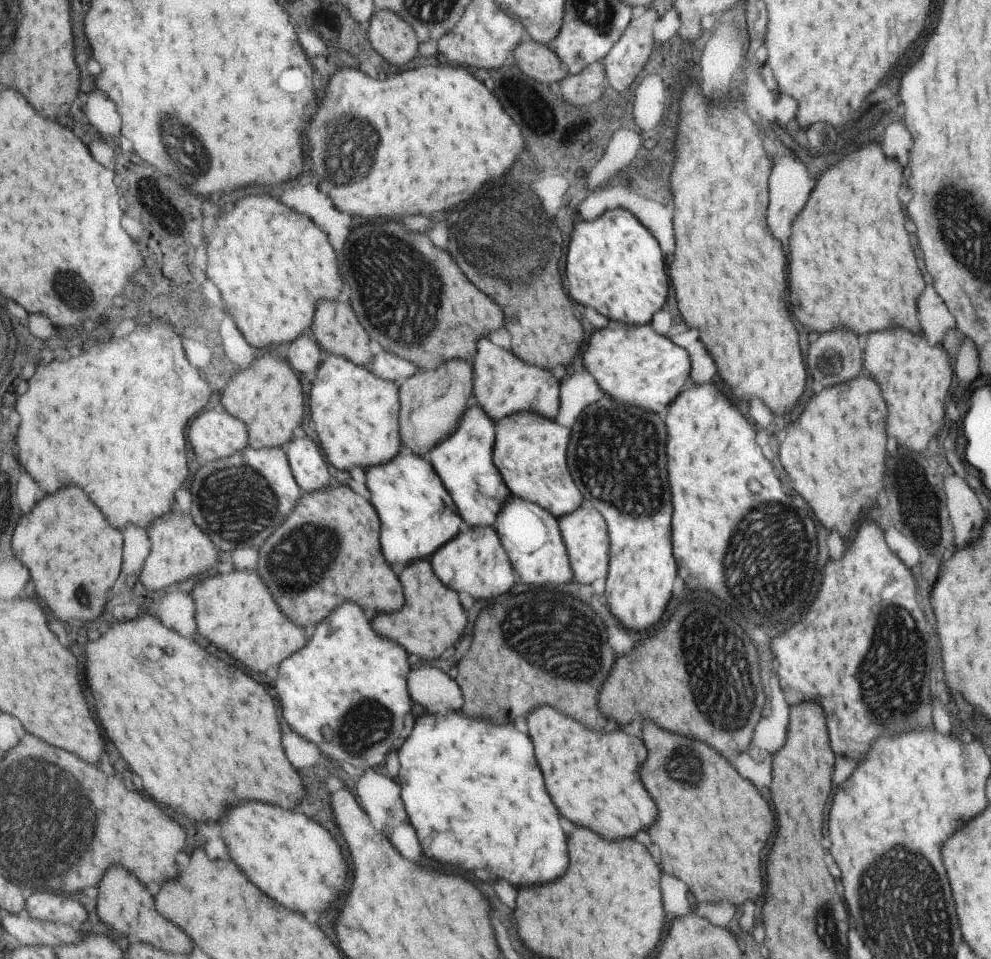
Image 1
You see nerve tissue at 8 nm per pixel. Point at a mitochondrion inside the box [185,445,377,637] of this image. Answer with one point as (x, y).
(238, 503)

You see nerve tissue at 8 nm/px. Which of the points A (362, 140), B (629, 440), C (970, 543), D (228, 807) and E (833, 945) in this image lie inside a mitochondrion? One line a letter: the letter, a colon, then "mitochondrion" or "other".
A: mitochondrion
B: mitochondrion
C: other
D: other
E: mitochondrion

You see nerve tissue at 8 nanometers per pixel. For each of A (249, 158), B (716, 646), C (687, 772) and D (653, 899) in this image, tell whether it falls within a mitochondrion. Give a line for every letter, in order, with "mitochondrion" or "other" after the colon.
A: other
B: mitochondrion
C: mitochondrion
D: other

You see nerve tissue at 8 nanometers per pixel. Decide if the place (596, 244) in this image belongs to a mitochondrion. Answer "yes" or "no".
no

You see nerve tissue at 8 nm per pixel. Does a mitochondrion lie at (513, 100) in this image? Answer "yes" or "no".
no

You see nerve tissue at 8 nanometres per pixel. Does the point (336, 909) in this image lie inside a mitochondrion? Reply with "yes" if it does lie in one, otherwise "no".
no

